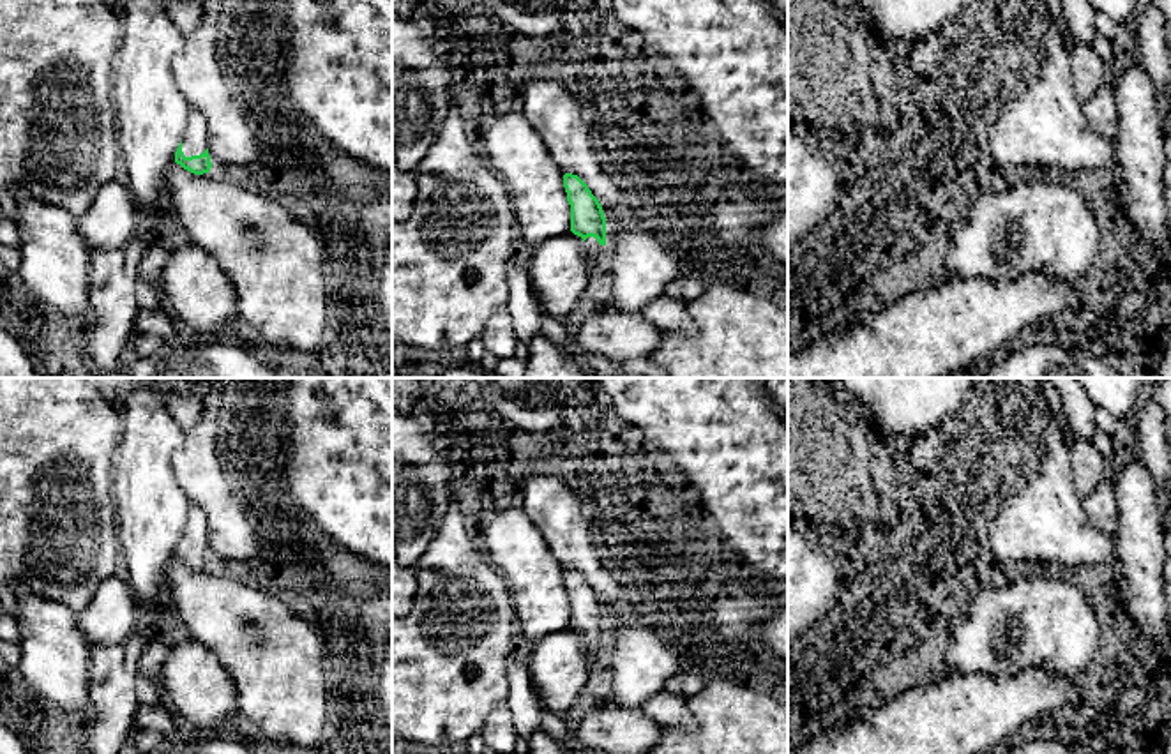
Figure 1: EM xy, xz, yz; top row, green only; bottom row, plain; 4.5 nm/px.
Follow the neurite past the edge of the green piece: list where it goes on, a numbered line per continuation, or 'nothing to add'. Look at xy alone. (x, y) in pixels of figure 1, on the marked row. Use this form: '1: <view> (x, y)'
1: xy (195, 138)

